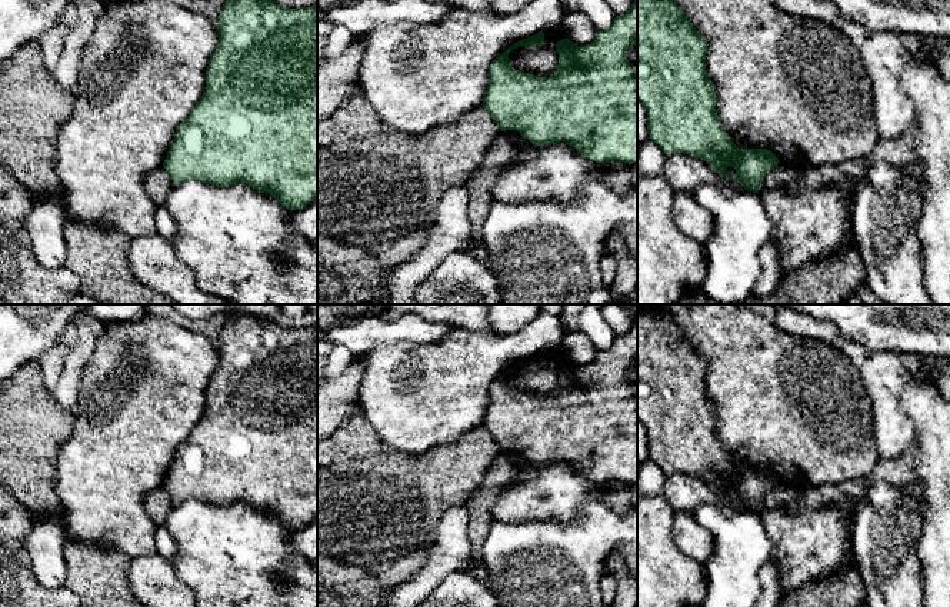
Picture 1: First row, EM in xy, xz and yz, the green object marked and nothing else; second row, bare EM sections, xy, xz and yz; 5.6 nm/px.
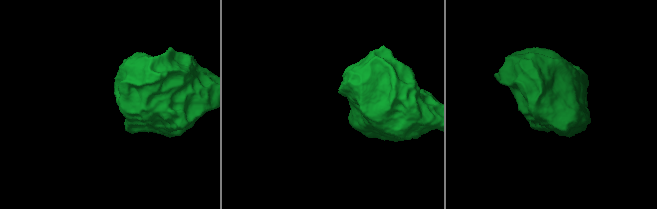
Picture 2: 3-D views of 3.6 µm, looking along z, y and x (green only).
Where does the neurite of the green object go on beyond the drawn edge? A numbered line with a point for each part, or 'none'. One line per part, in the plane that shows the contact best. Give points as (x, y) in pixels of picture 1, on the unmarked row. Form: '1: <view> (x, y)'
none

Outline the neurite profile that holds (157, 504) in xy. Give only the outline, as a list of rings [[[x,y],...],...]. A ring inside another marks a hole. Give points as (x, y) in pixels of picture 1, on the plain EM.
[[[164,487],[144,496],[144,510],[157,527],[164,524],[173,507],[171,496]]]

